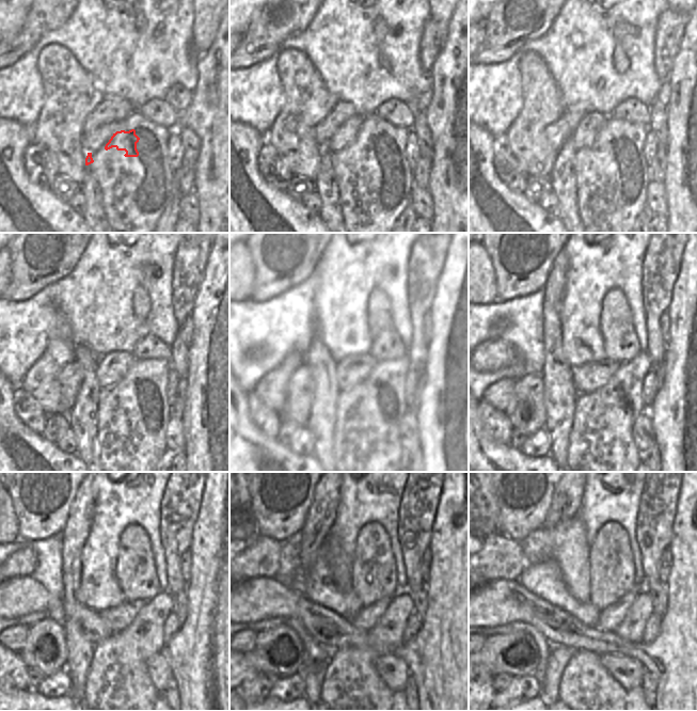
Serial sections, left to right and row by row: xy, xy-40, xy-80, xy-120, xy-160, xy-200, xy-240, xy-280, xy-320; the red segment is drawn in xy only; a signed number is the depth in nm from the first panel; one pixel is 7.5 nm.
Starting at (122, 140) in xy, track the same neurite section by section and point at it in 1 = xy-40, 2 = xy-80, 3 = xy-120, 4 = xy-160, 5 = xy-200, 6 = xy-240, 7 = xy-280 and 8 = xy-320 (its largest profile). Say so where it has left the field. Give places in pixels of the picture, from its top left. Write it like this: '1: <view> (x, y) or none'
1: xy-40 (367, 141)
2: xy-80 (606, 141)
3: xy-120 (129, 383)
4: xy-160 (367, 388)
5: xy-200 (612, 382)
6: xy-240 (151, 638)
7: xy-280 (391, 637)
8: xy-320 (633, 631)

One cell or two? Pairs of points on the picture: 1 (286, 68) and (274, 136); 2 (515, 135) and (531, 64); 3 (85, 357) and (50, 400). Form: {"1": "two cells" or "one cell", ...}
{"1": "one cell", "2": "one cell", "3": "two cells"}

